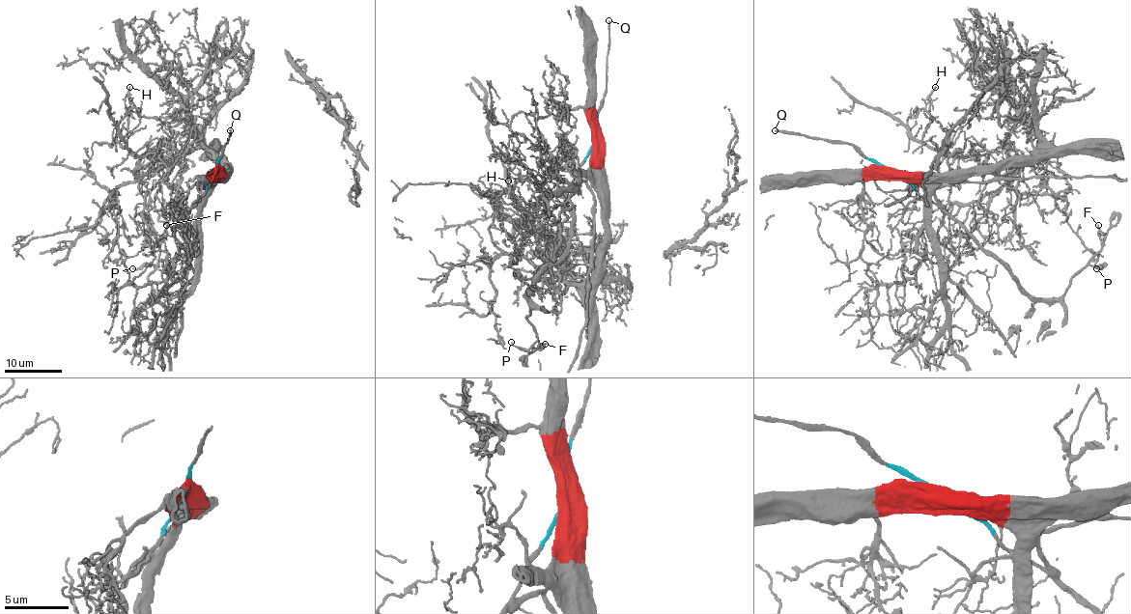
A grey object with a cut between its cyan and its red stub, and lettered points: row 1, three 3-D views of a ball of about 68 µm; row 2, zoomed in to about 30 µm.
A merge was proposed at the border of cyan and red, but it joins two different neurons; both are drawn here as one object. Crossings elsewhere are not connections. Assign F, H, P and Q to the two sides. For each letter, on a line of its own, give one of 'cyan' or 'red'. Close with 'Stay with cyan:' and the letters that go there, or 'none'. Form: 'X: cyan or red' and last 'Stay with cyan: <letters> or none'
F: cyan
H: red
P: cyan
Q: cyan
Stay with cyan: F, P, Q

